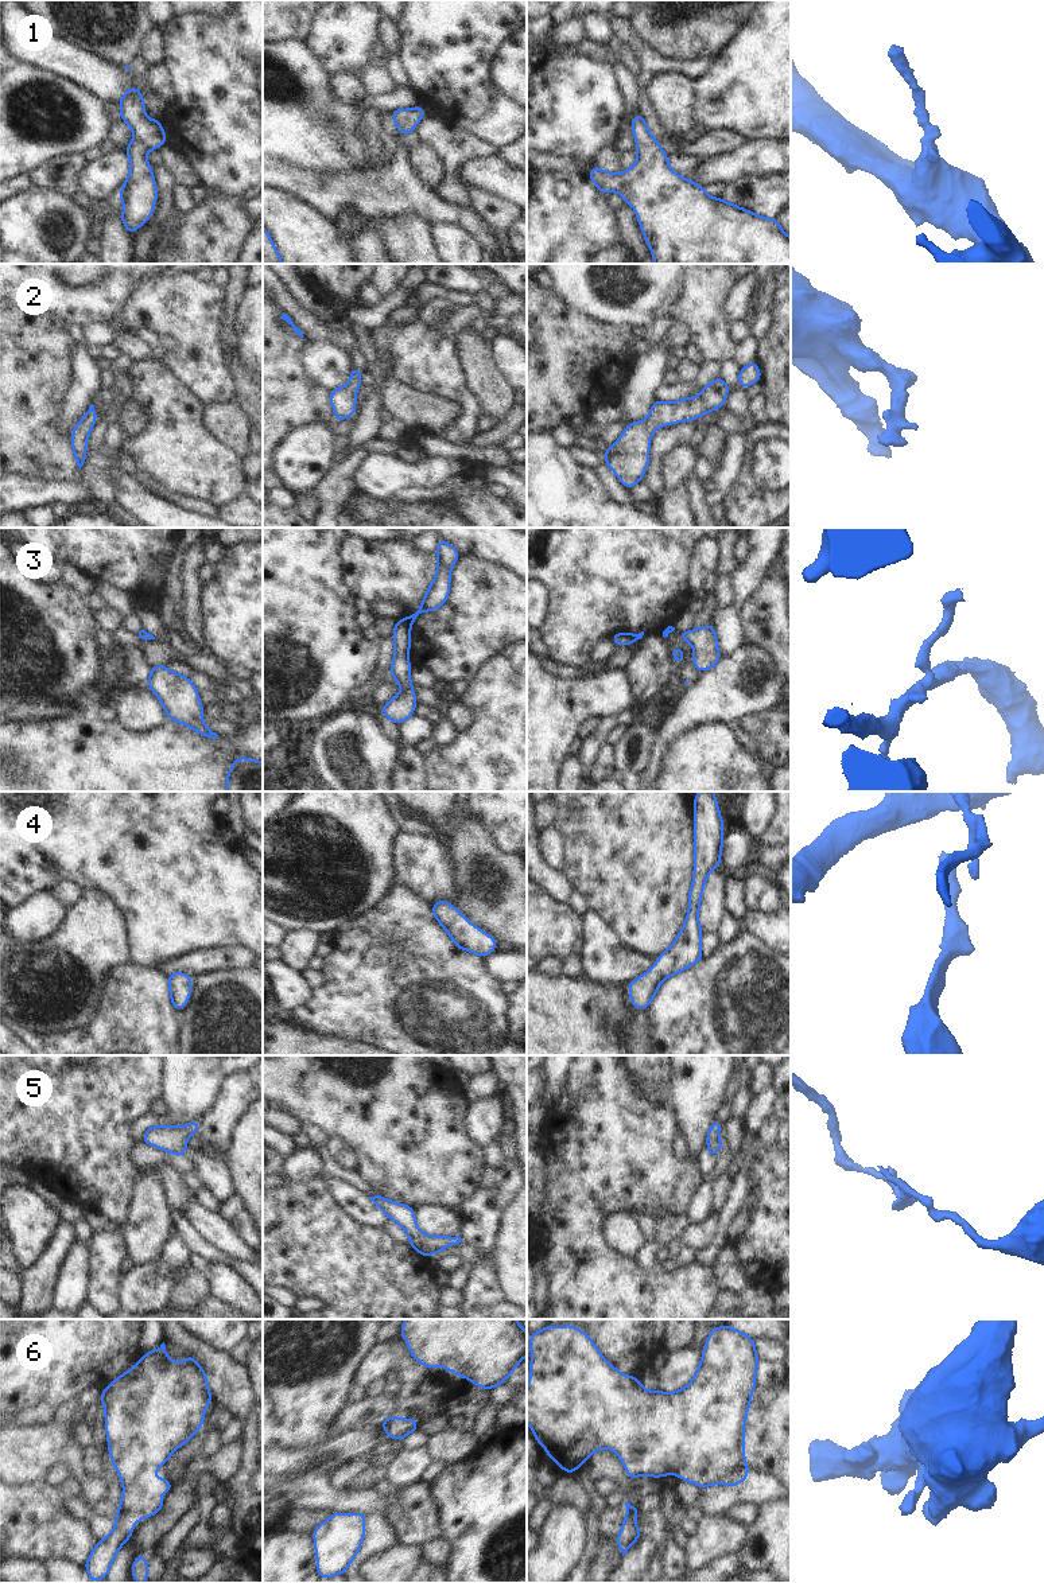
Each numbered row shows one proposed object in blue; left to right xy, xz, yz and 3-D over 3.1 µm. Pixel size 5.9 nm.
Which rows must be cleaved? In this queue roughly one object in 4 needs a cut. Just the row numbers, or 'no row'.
no row

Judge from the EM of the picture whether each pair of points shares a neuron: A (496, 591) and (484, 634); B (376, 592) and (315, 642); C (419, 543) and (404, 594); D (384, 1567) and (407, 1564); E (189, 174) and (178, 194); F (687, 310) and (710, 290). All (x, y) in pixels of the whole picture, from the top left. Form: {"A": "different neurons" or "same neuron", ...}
{"A": "same neuron", "B": "different neurons", "C": "different neurons", "D": "same neuron", "E": "different neurons", "F": "same neuron"}

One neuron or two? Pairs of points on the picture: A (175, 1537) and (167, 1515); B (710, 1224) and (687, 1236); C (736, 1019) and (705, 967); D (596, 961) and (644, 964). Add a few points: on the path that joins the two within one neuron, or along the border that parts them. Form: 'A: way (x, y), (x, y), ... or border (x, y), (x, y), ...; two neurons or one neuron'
A: border (193, 1504), (160, 1536), (156, 1545); two neurons
B: way (705, 1229), (693, 1236); one neuron
C: way (732, 1006), (730, 998), (713, 980); one neuron
D: way (608, 961), (632, 964); one neuron

